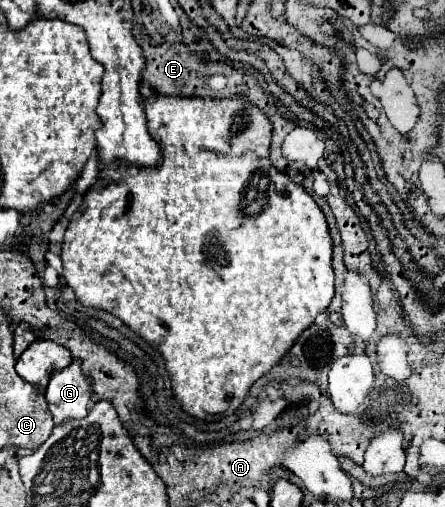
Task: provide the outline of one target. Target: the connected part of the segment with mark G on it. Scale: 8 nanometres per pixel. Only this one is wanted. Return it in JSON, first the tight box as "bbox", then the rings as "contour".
{"bbox":[46,361,92,423],"contour":[[[72,361],[68,367],[56,373],[56,377],[52,377],[46,389],[46,401],[50,405],[54,423],[86,417],[90,395],[92,379],[82,371],[80,361]]]}

